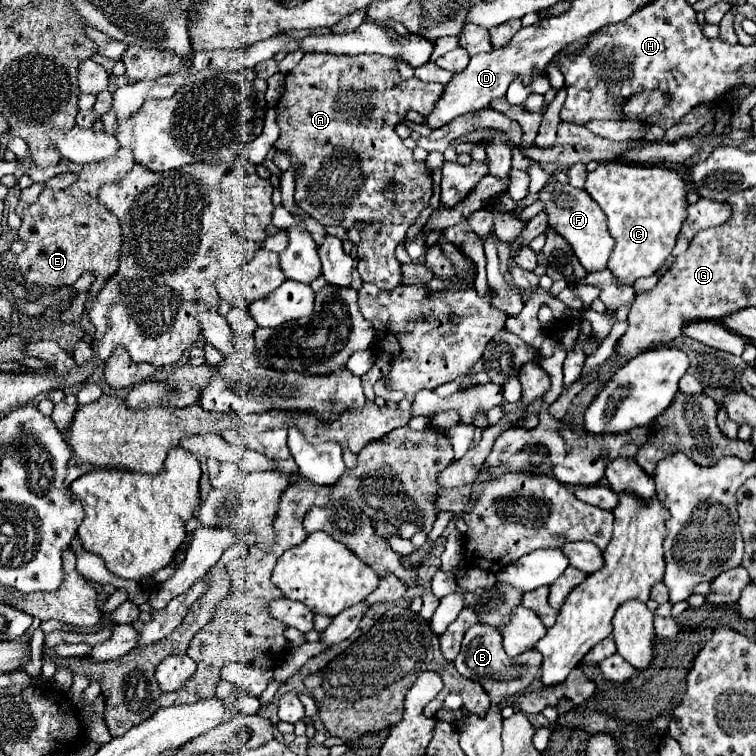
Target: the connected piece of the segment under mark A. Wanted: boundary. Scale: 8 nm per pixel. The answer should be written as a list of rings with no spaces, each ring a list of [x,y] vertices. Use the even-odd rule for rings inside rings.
[[[306,53],[302,57],[302,61],[286,75],[286,87],[284,87],[284,93],[280,97],[280,101],[276,103],[276,121],[278,121],[278,127],[280,127],[280,137],[278,141],[274,143],[276,149],[286,149],[290,153],[290,159],[292,159],[292,165],[296,167],[296,193],[294,193],[294,199],[298,203],[300,209],[304,209],[310,217],[314,217],[318,223],[322,225],[340,225],[340,227],[350,227],[350,223],[354,221],[366,221],[366,223],[372,223],[372,227],[368,227],[368,231],[364,231],[364,235],[360,235],[360,243],[358,243],[358,271],[360,271],[360,277],[364,283],[372,283],[380,289],[394,289],[402,283],[402,269],[400,269],[400,263],[394,255],[394,249],[400,241],[404,241],[410,225],[420,217],[420,213],[426,209],[428,201],[430,201],[430,195],[432,195],[432,177],[426,173],[424,169],[424,163],[418,163],[414,161],[412,157],[412,149],[404,147],[402,145],[402,139],[396,135],[394,127],[396,123],[400,123],[400,119],[406,115],[406,111],[414,109],[418,111],[420,115],[428,115],[428,111],[432,111],[432,103],[436,103],[436,99],[440,97],[440,93],[444,91],[444,85],[440,83],[424,83],[416,77],[412,79],[402,79],[394,61],[386,55],[346,55],[346,61],[342,55],[324,55],[324,53]],[[388,181],[394,181],[398,187],[396,191],[386,191],[386,183]]]

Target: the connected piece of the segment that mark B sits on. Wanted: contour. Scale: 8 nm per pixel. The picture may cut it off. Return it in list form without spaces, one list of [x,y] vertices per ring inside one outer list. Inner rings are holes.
[[[480,623],[466,631],[462,649],[454,661],[458,673],[472,681],[478,681],[488,691],[488,695],[492,697],[494,703],[500,701],[504,695],[514,695],[514,693],[526,691],[528,685],[532,683],[532,679],[536,677],[536,673],[540,671],[540,663],[542,663],[542,655],[538,649],[528,649],[514,659],[508,657],[502,647],[502,633],[496,627],[480,625]]]

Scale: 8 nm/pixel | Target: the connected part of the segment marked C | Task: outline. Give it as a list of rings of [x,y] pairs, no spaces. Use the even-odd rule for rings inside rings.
[[[604,161],[586,175],[586,191],[600,205],[608,217],[608,231],[616,245],[612,249],[608,271],[620,285],[632,285],[640,277],[654,275],[664,261],[680,233],[686,215],[686,181],[660,165],[624,165],[618,161]]]

